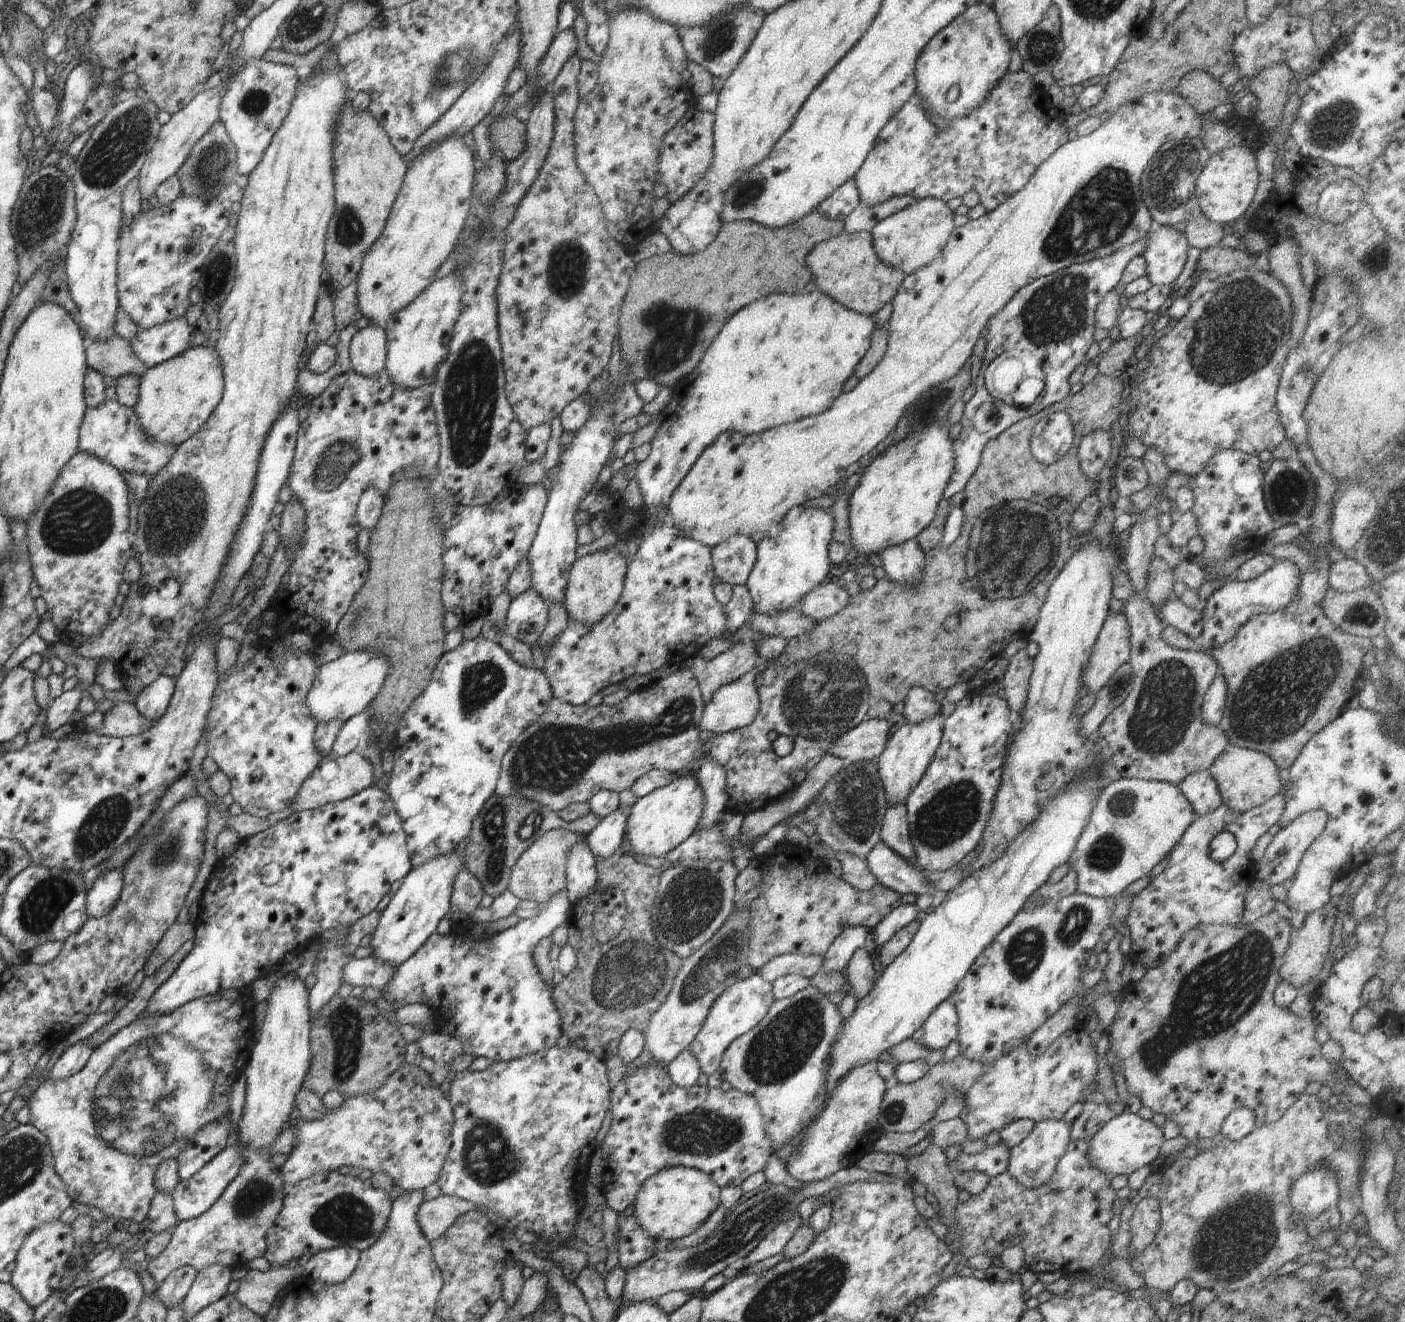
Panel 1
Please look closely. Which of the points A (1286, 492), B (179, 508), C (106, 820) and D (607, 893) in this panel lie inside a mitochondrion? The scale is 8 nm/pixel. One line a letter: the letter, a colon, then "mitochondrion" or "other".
A: mitochondrion
B: mitochondrion
C: mitochondrion
D: other

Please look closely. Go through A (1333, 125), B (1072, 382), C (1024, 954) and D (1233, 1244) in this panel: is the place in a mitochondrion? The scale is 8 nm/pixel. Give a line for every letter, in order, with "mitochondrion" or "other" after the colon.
A: mitochondrion
B: other
C: mitochondrion
D: mitochondrion

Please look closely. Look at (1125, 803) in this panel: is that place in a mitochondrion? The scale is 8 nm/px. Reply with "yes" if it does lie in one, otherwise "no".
yes

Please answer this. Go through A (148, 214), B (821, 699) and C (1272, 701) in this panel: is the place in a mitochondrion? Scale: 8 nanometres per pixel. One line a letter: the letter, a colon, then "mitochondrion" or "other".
A: other
B: mitochondrion
C: mitochondrion

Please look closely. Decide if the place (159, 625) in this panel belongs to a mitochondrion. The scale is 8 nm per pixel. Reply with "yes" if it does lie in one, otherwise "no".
no

